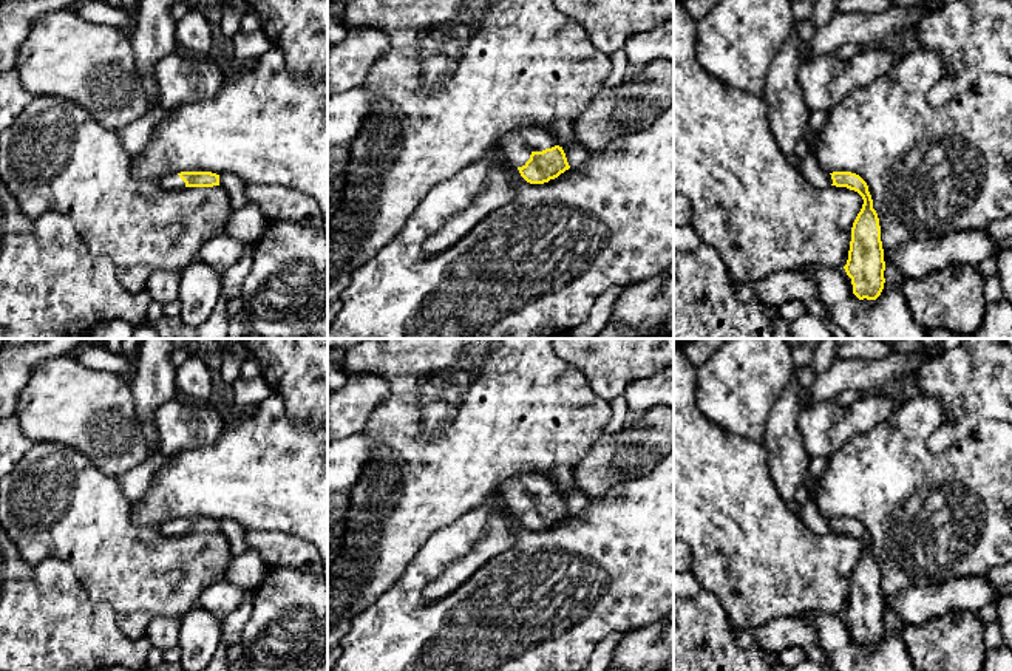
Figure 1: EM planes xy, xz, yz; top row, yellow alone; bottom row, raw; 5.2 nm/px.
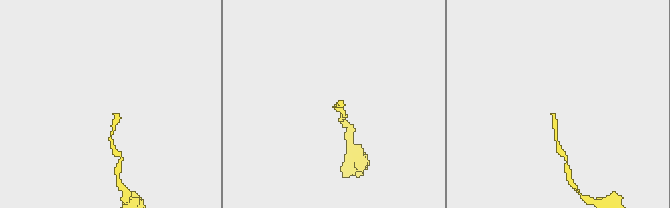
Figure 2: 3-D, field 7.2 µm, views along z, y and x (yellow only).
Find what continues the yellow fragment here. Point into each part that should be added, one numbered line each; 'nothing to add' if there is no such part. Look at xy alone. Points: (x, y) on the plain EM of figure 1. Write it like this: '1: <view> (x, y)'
1: xy (173, 527)

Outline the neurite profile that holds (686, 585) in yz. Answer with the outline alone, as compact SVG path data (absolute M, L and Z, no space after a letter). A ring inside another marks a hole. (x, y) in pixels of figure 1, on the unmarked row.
M674 572L674 600L692 598L703 591L701 583L691 572Z

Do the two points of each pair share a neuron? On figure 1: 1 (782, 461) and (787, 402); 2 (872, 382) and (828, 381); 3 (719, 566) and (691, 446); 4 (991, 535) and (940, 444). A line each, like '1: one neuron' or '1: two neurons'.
1: one neuron
2: one neuron
3: one neuron
4: two neurons

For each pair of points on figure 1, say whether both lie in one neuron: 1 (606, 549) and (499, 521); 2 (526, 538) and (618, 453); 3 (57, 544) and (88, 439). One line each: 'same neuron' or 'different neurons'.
1: different neurons
2: different neurons
3: different neurons

